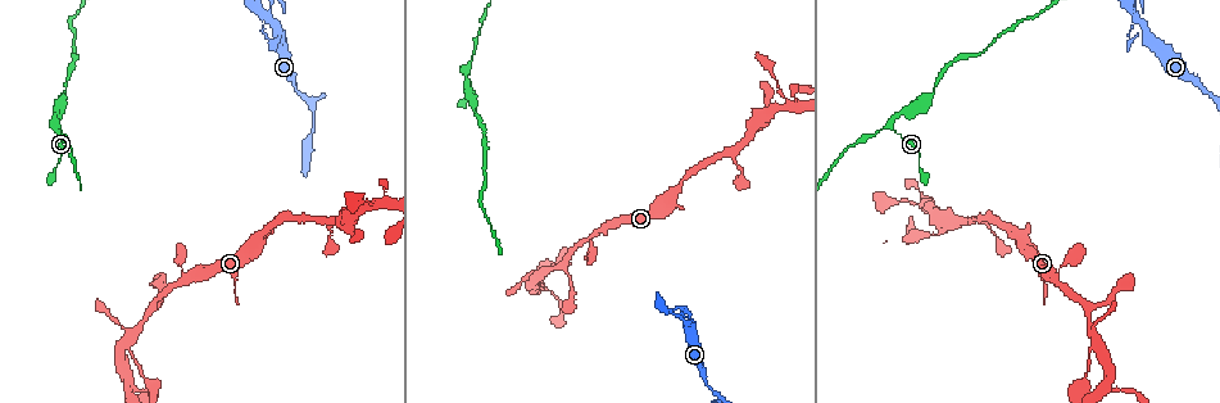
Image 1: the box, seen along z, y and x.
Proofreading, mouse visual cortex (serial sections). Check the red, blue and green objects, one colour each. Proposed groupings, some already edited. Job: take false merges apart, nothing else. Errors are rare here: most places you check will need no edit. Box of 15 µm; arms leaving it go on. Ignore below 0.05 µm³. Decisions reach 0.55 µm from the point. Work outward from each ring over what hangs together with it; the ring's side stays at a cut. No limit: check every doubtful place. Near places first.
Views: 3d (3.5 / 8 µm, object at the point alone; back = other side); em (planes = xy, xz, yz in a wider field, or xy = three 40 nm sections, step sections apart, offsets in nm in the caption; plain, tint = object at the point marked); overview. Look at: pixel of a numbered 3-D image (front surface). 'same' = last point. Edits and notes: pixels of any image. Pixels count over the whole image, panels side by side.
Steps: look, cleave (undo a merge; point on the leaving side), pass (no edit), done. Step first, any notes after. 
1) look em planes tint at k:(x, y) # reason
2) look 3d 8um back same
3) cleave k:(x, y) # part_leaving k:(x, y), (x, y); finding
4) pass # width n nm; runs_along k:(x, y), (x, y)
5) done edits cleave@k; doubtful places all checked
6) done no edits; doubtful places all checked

look 3d 3.5um back at 1:(892, 126)

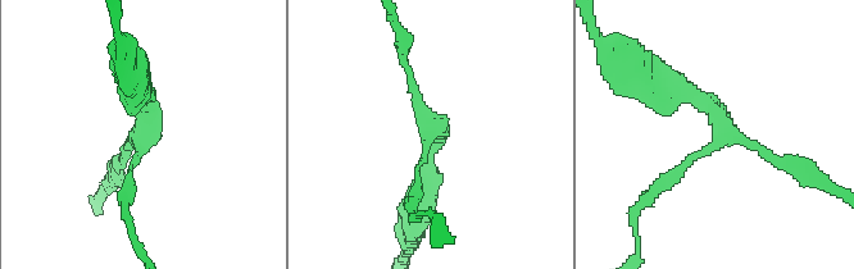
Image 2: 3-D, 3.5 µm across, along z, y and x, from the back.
look em planes tint at 2:(720, 133) # arms 3; arm_widths 100, 150, 250 nm

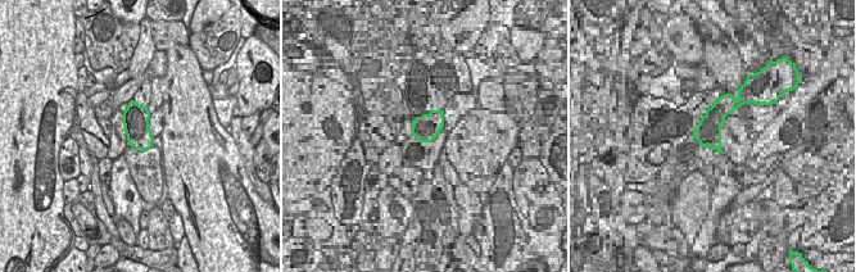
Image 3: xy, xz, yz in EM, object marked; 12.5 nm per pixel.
pass # runs_along 2:(128, 186), (148, 131), (136, 91); continuous, no second cell

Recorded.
look 3d 3.5um back at 1:(268, 18) # sharp bend

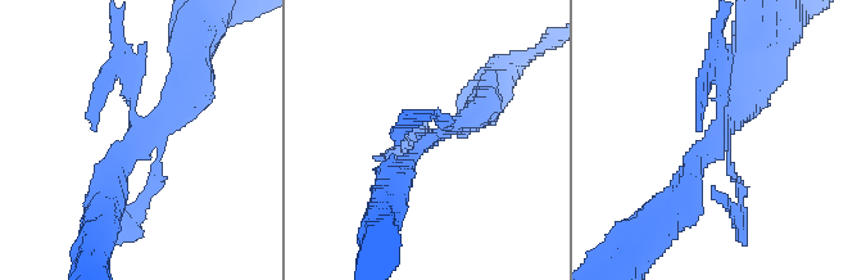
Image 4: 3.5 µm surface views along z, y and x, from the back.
look em xy step 5 tint at 4:(421, 141)

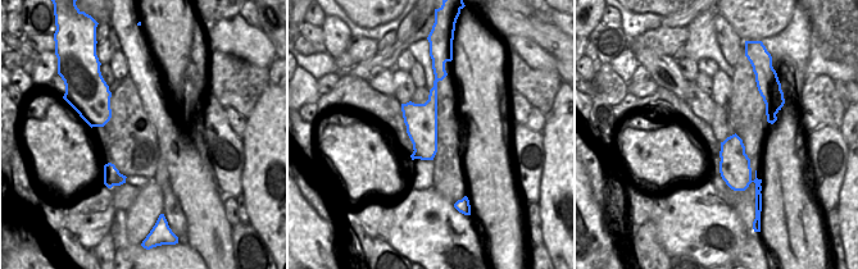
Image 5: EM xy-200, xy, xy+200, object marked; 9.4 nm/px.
pass # runs_along 4:(104, 203), (123, 152), (194, 81); all the same cell

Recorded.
look 3d 3.5um at 1:(1094, 338) # thin arm on a thick one

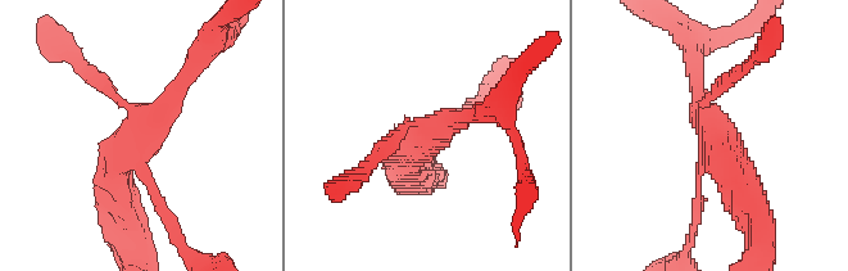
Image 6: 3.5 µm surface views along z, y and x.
look em xy step 5 tint at 6:(718, 141) # arms 4; arm_widths 100, 150, 200, 400 nm; shape alone is not enough

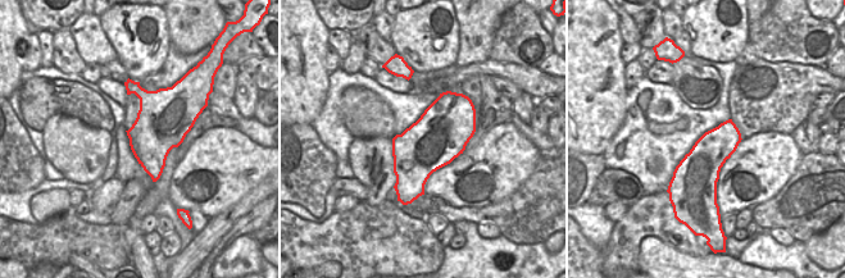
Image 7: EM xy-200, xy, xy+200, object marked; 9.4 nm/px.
pass # runs_along 6:(184, 78), (117, 162), (125, 213); all the same cell

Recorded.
done no edits; doubtful places all checked

